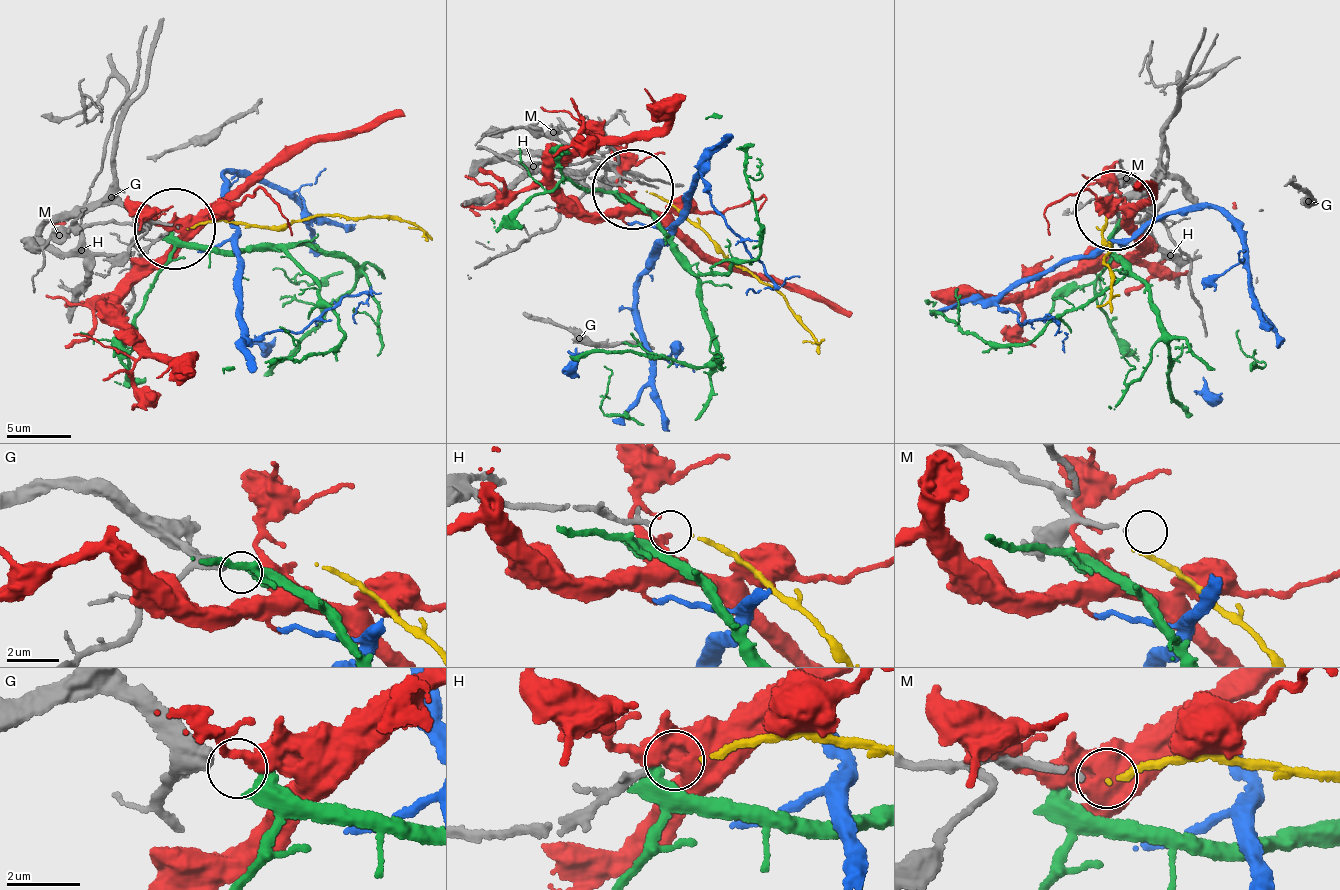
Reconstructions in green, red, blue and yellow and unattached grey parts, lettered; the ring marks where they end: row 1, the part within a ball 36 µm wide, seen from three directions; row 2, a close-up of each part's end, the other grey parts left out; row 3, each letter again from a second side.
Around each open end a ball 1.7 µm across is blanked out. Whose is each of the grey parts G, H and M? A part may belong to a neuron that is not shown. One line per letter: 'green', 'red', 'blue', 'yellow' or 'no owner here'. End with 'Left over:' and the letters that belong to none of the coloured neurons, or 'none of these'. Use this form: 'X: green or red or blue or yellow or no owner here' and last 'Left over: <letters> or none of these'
G: green
H: yellow
M: no owner here
Left over: M

